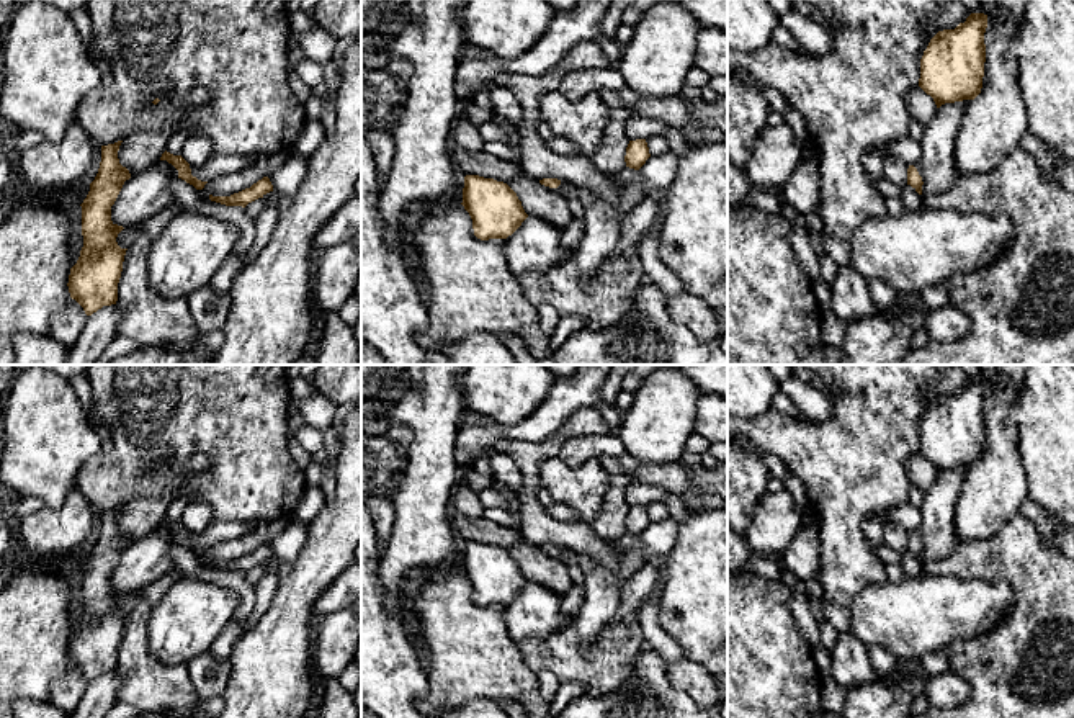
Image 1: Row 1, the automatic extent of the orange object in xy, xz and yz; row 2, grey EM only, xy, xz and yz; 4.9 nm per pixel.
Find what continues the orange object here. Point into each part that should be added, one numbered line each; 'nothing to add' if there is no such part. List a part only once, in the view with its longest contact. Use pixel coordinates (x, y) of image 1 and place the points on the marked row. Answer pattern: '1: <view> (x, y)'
nothing to add

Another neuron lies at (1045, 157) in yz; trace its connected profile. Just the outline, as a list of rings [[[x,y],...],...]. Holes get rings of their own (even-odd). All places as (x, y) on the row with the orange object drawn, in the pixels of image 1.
[[[1025,129],[1025,132],[1022,134],[1018,147],[1035,157],[1035,162],[1045,182],[1059,185],[1056,178],[1056,154],[1053,149],[1043,144],[1028,129]]]

